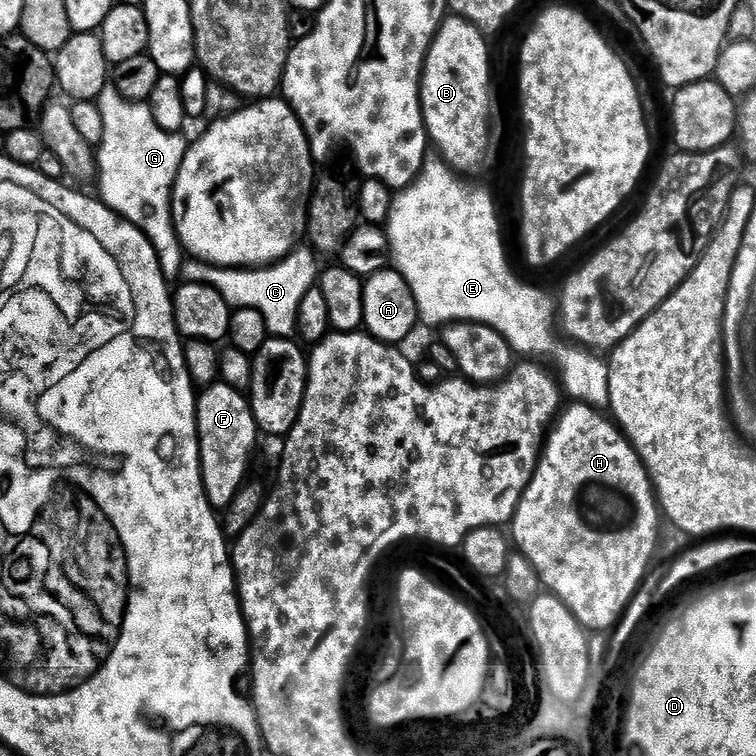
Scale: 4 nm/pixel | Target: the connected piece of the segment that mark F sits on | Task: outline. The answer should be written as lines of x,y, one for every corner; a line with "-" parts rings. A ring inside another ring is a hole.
217,382
203,389
196,398
196,437
200,443
200,473
204,483
204,496
214,510
228,508
236,500
244,479
248,476
248,463
256,448
258,429
252,406
241,389

